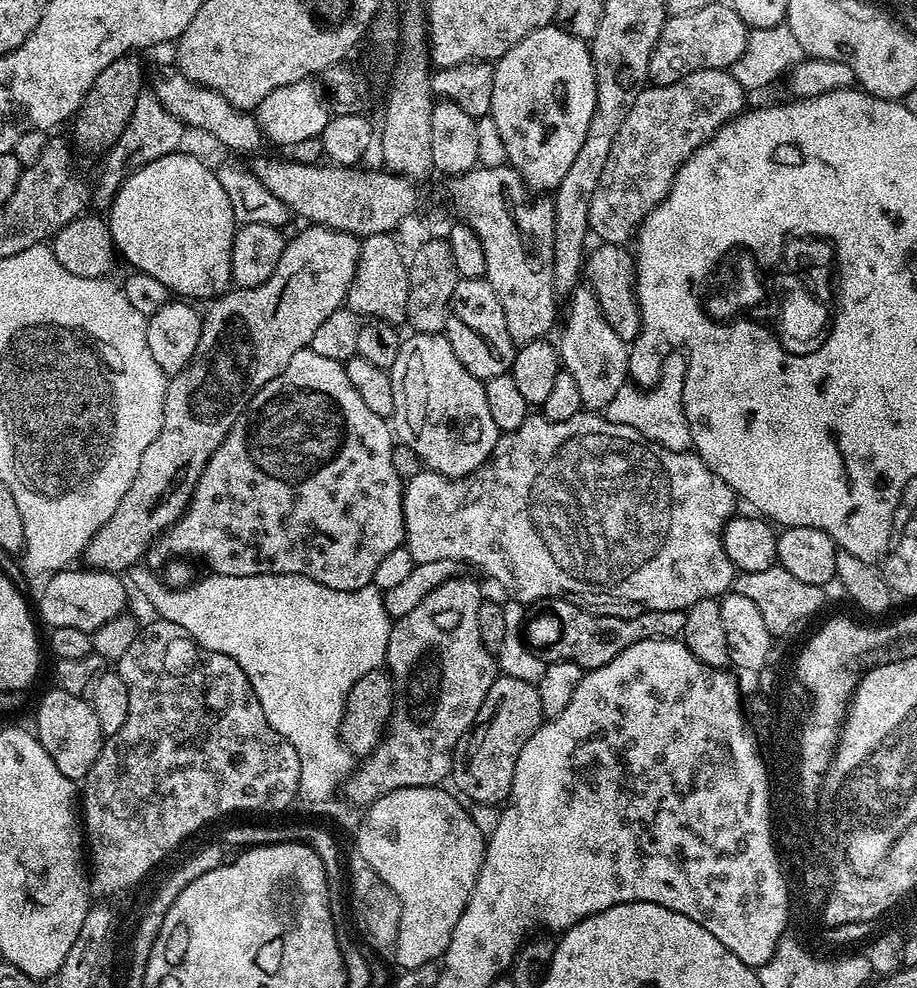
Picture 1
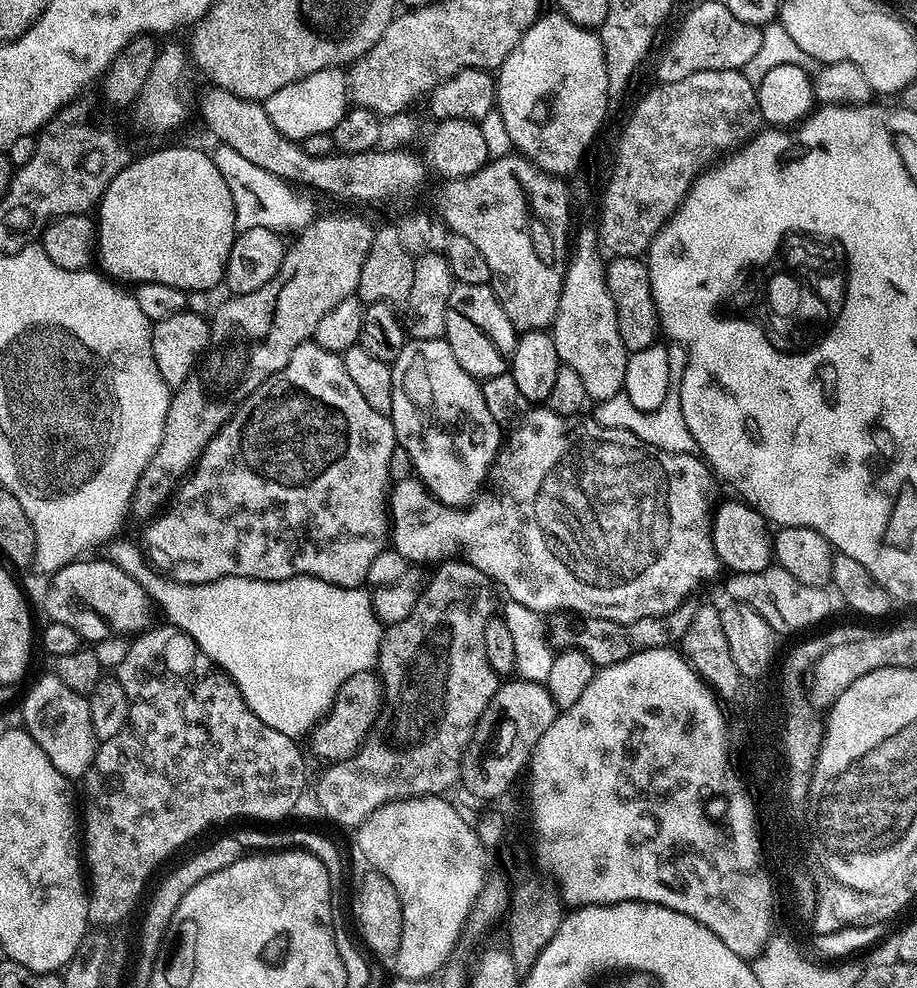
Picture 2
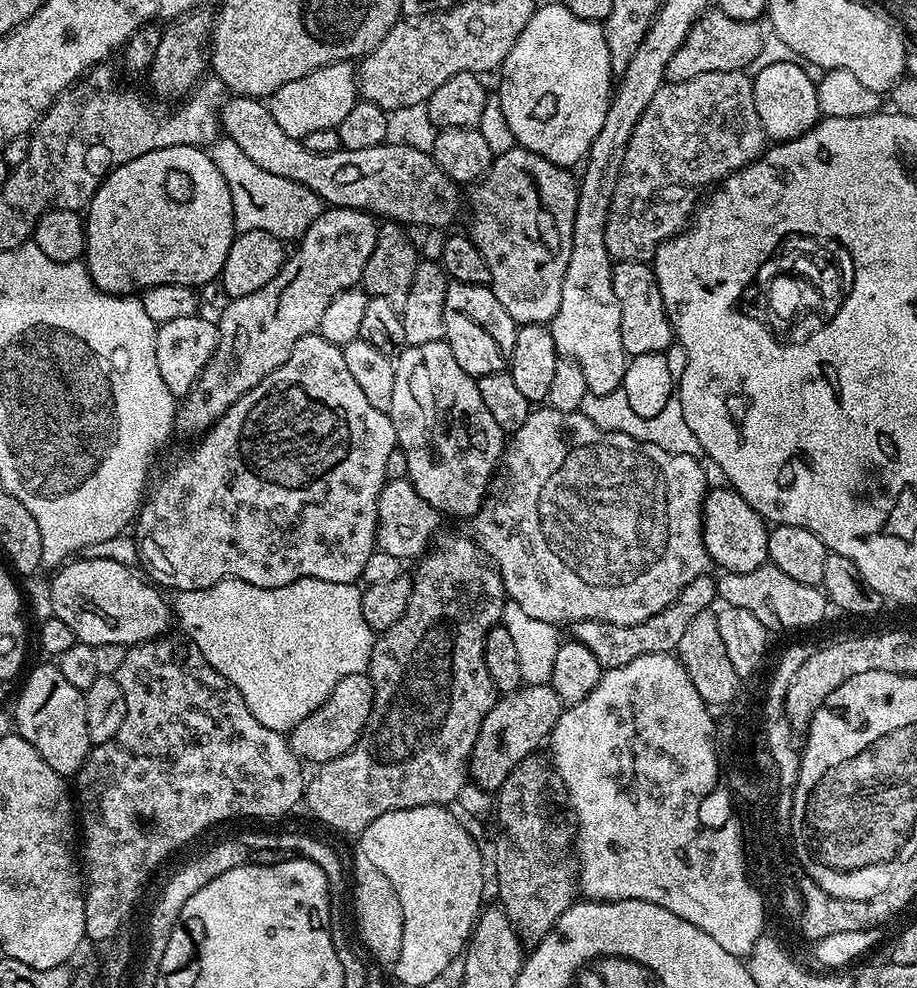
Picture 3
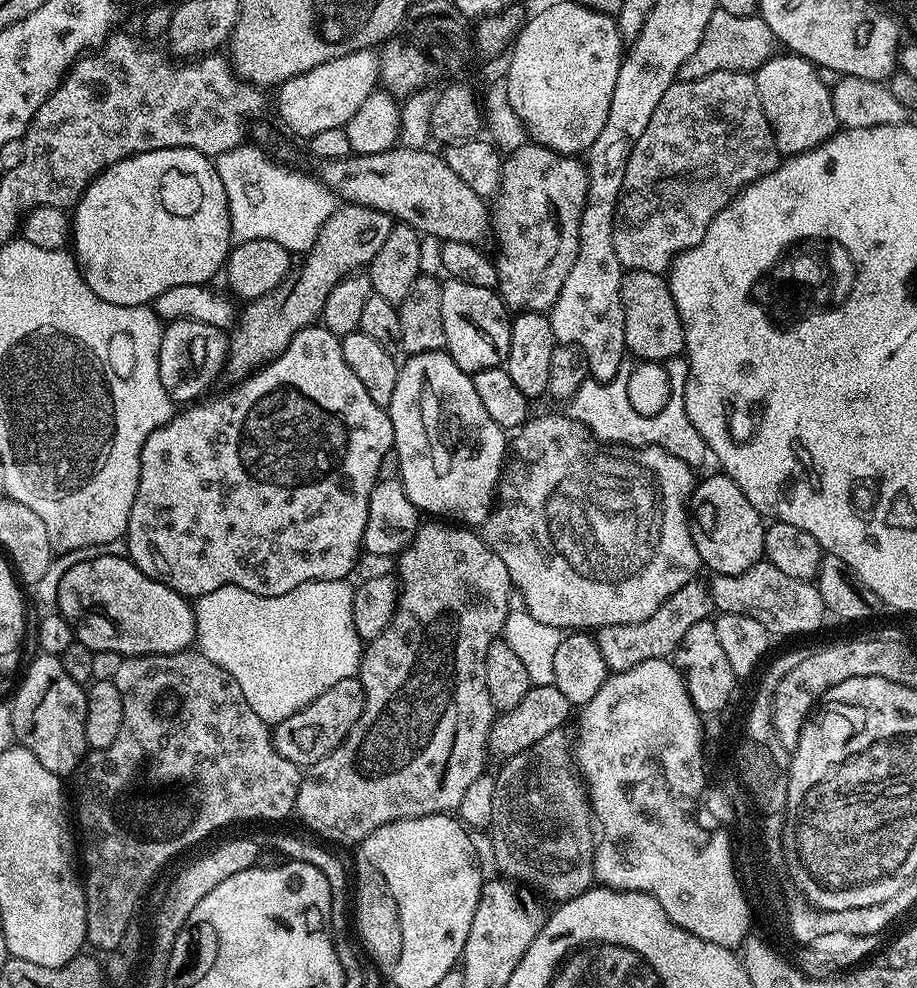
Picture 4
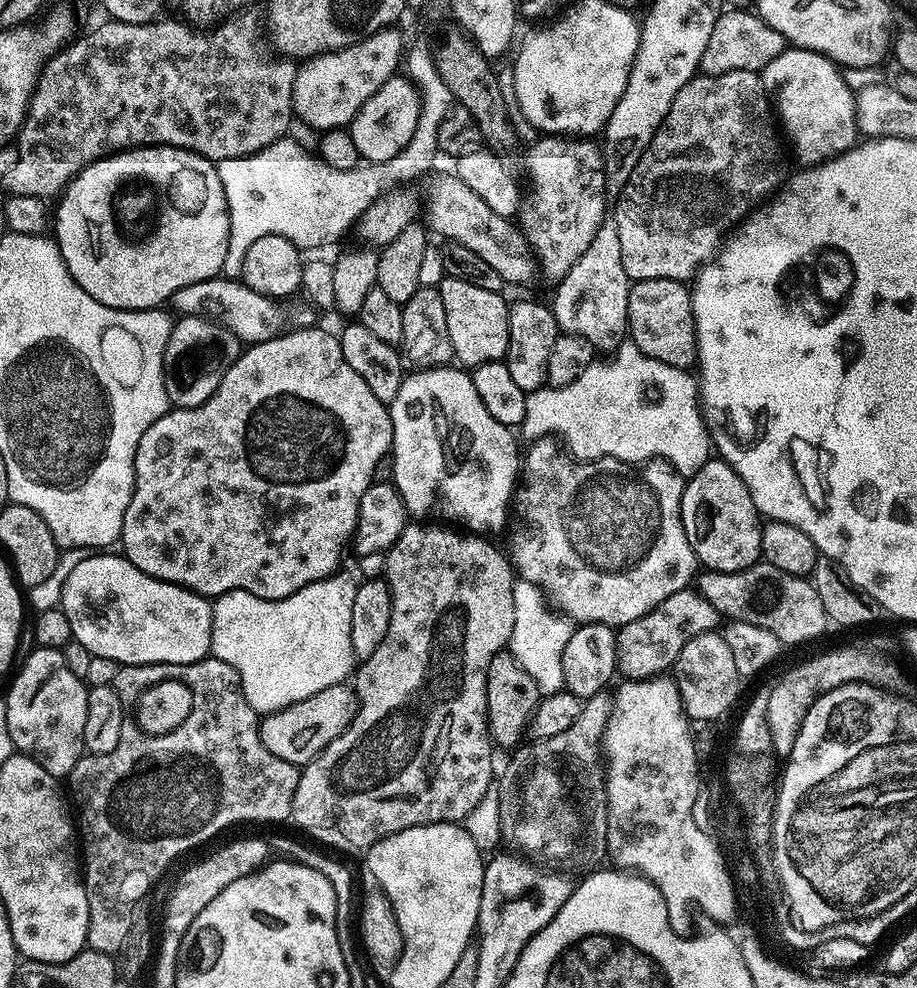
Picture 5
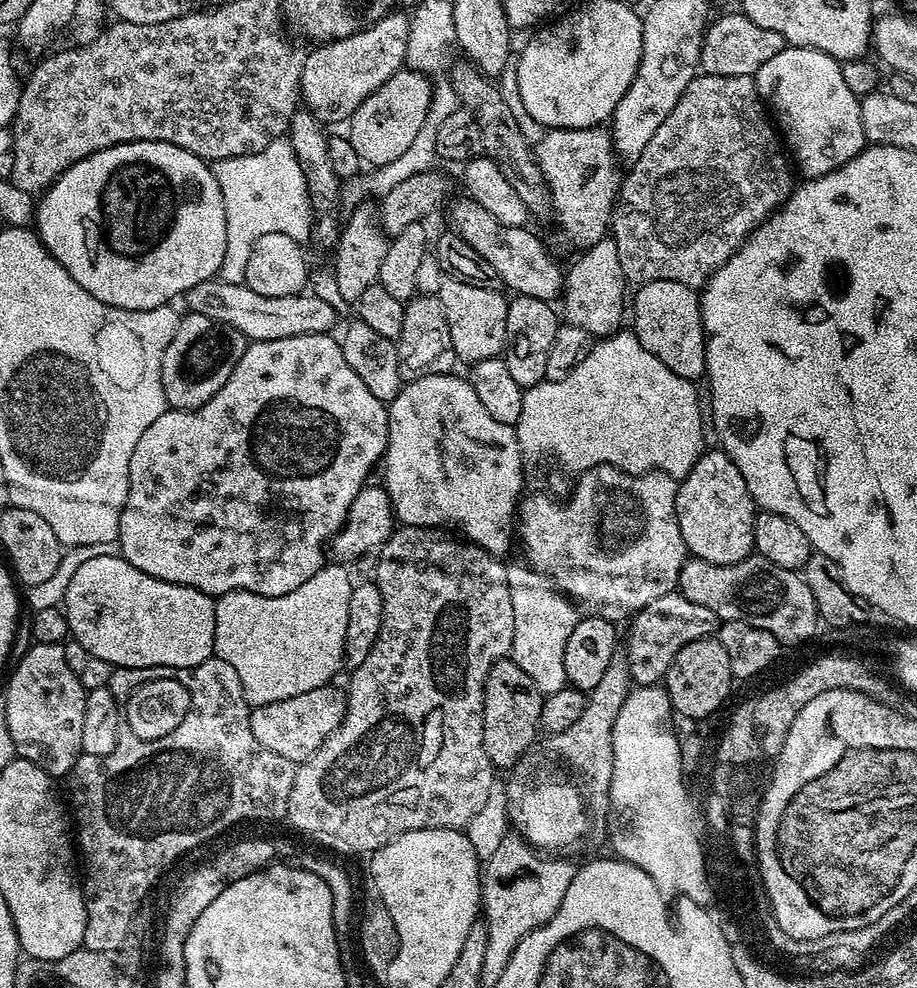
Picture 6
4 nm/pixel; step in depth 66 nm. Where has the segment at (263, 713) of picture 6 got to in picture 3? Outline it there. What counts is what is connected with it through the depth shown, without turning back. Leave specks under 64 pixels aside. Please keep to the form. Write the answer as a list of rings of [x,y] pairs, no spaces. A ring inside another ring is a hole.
[[[367,671],[346,674],[346,678],[342,678],[338,686],[334,686],[334,690],[330,690],[326,702],[322,702],[318,710],[314,710],[306,718],[302,718],[302,722],[292,727],[290,743],[293,754],[304,762],[313,760],[313,765],[316,766],[345,756],[360,741],[360,735],[370,718],[373,706],[374,686]]]

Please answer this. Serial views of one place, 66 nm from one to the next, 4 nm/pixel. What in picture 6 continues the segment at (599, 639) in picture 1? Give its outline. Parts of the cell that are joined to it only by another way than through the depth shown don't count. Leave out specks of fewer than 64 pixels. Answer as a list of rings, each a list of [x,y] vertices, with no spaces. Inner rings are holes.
[[[678,590],[650,602],[647,608],[635,613],[631,620],[632,629],[628,632],[626,645],[628,669],[633,681],[640,686],[659,685],[668,673],[670,662],[674,662],[674,654],[678,654],[682,646],[690,646],[690,642],[712,636],[718,628],[714,610],[692,602]]]

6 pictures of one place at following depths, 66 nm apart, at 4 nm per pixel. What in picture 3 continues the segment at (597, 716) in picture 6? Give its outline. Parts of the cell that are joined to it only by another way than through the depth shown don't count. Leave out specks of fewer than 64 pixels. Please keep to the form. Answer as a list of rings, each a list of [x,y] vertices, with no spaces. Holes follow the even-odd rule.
[[[533,754],[514,766],[514,770],[502,782],[502,786],[494,796],[494,817],[500,823],[500,837],[496,840],[496,884],[500,887],[500,900],[504,912],[508,915],[508,921],[516,932],[525,949],[531,950],[546,938],[546,934],[552,932],[552,927],[566,909],[571,908],[577,897],[577,873],[568,864],[568,858],[564,848],[568,842],[569,829],[552,826],[552,820],[548,817],[548,776],[550,780],[550,768],[547,763],[539,760],[539,755]]]

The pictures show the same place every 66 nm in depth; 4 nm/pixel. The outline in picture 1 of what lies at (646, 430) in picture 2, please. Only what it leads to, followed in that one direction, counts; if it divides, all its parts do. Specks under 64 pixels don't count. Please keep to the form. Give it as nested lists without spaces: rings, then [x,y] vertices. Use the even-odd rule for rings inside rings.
[[[673,350],[662,362],[660,380],[647,390],[638,390],[635,383],[629,382],[614,394],[610,406],[602,410],[605,420],[615,424],[625,424],[634,430],[638,430],[647,440],[662,445],[666,450],[675,452],[687,452],[692,448],[692,435],[690,426],[686,422],[682,394],[686,382],[686,370],[688,369],[688,357],[683,351]]]

